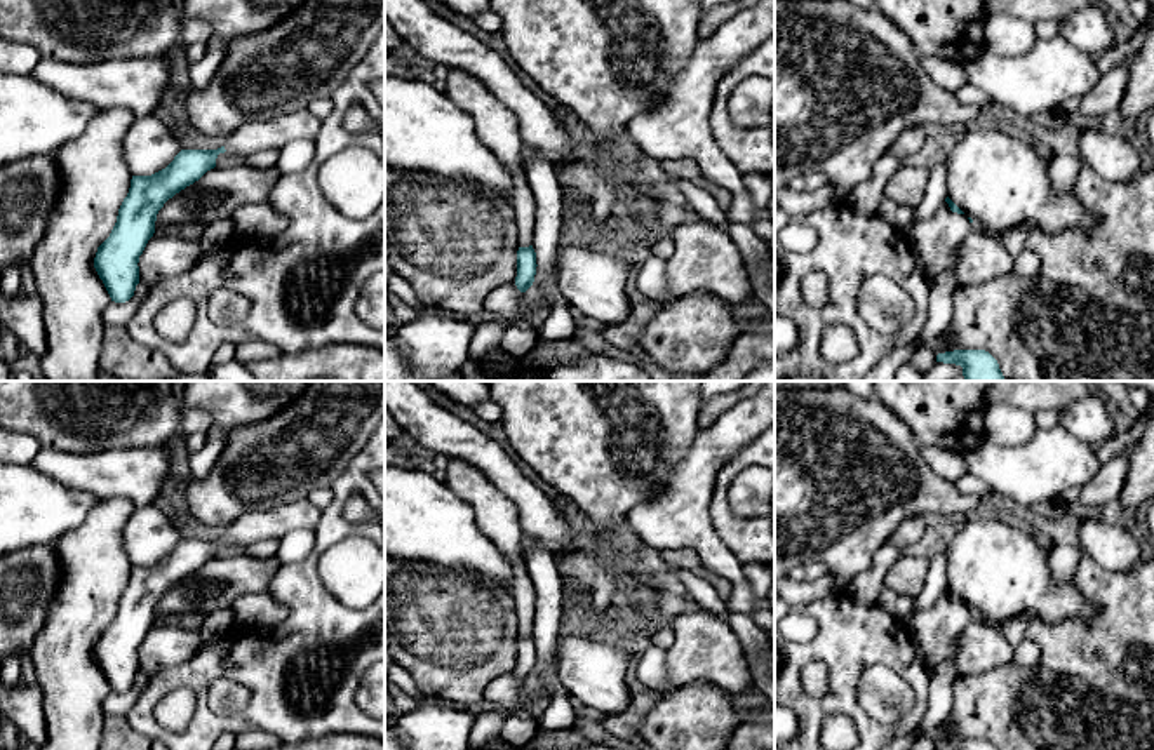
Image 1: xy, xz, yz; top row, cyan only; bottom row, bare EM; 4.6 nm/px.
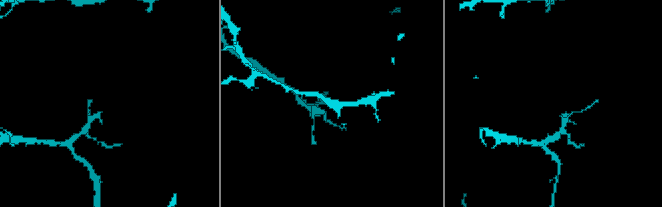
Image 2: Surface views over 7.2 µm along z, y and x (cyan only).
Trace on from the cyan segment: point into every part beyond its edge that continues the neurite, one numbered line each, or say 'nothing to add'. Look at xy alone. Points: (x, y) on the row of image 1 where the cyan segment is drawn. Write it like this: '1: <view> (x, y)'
1: xy (253, 136)

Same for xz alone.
nothing to add

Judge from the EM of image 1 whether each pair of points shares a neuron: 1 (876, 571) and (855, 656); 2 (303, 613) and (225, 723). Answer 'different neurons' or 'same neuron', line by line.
1: different neurons
2: same neuron

